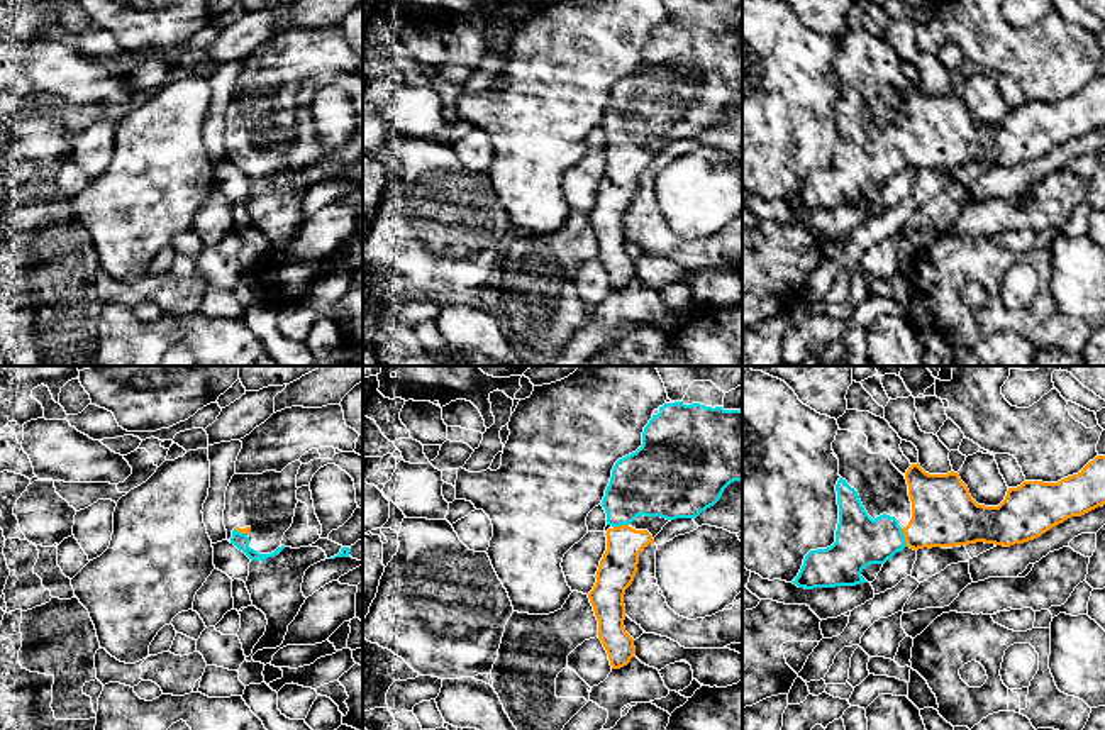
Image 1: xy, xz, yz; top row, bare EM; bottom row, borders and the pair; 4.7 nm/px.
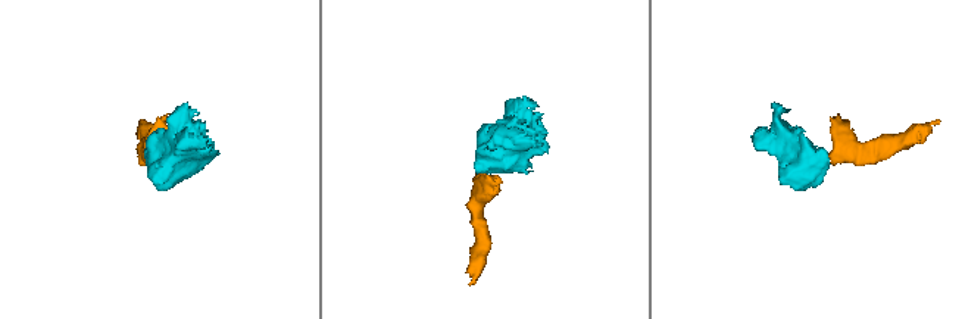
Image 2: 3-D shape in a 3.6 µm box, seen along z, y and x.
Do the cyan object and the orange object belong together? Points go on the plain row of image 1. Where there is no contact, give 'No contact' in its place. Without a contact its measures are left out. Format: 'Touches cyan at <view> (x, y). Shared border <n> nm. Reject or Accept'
Touches cyan at yz (904, 158). Shared border 90 nm. Accept

